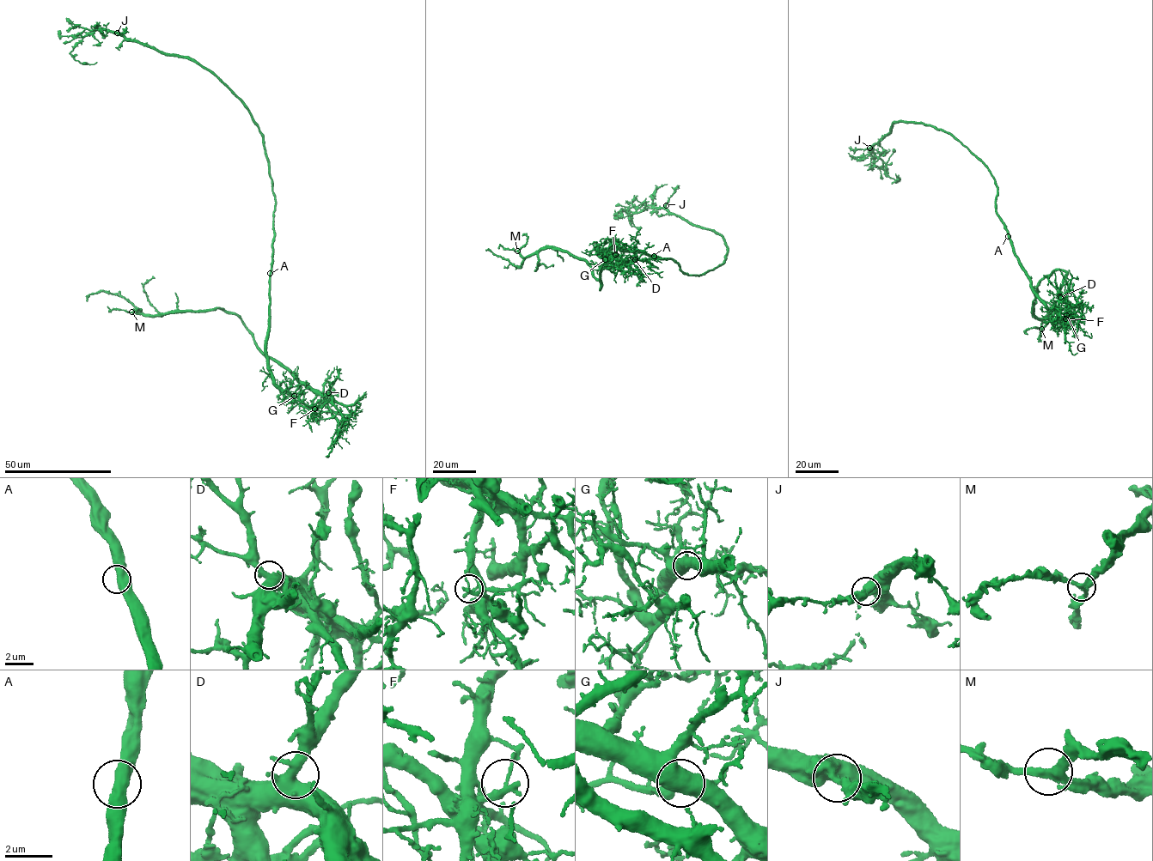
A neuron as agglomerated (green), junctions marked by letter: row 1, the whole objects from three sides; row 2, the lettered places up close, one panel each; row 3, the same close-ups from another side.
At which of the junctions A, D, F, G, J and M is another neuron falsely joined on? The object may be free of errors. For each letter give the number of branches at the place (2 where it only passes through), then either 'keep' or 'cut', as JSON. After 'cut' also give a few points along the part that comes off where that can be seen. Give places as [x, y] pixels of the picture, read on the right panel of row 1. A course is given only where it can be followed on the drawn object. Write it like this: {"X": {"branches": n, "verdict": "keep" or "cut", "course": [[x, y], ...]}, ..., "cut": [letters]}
{"A": {"branches": 2, "verdict": "keep"}, "D": {"branches": 3, "verdict": "keep"}, "F": {"branches": 2, "verdict": "cut", "course": [[1065, 318], [1066, 272], [1054, 270], [1033, 306], [1044, 323], [1052, 316], [1041, 342]]}, "G": {"branches": 2, "verdict": "keep"}, "J": {"branches": 2, "verdict": "keep"}, "M": {"branches": 3, "verdict": "keep"}, "cut": ["F"]}

